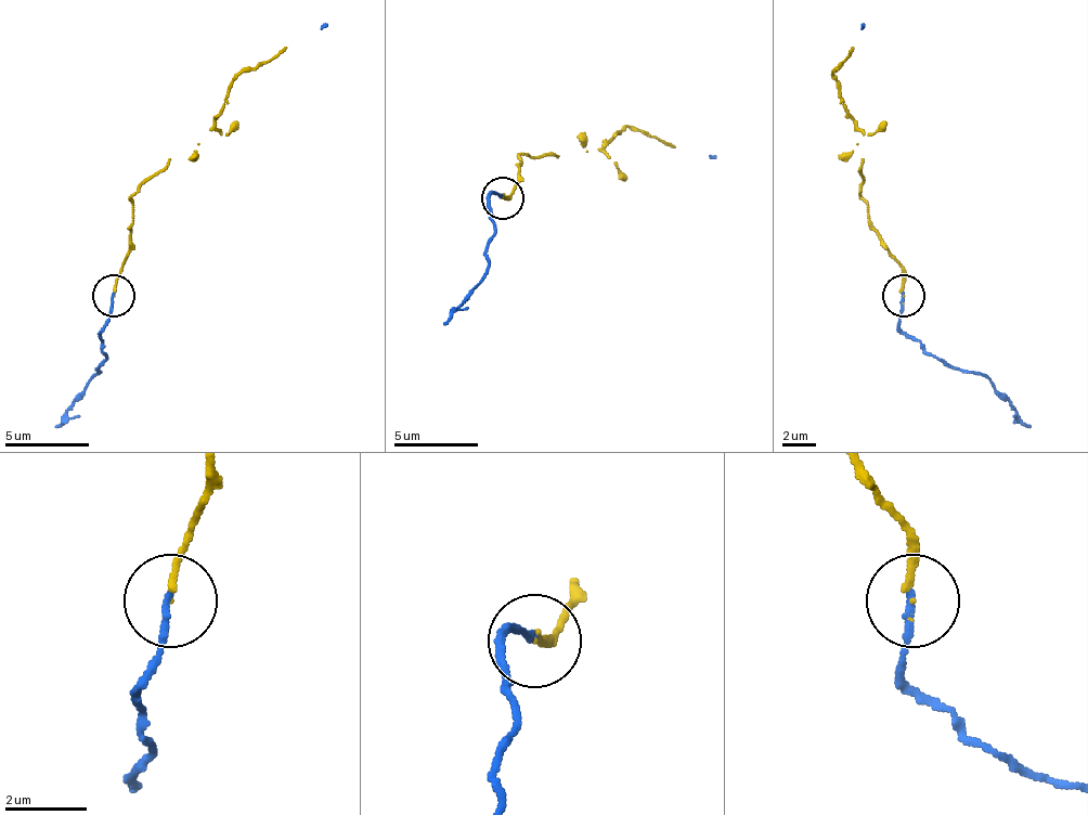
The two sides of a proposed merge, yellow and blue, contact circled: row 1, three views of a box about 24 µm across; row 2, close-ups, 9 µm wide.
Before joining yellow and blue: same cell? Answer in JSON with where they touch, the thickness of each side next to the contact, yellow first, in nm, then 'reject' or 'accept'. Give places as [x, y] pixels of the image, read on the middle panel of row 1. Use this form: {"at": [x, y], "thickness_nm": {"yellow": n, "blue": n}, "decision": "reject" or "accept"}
{"at": [502, 197], "thickness_nm": {"yellow": 140, "blue": 180}, "decision": "accept"}

